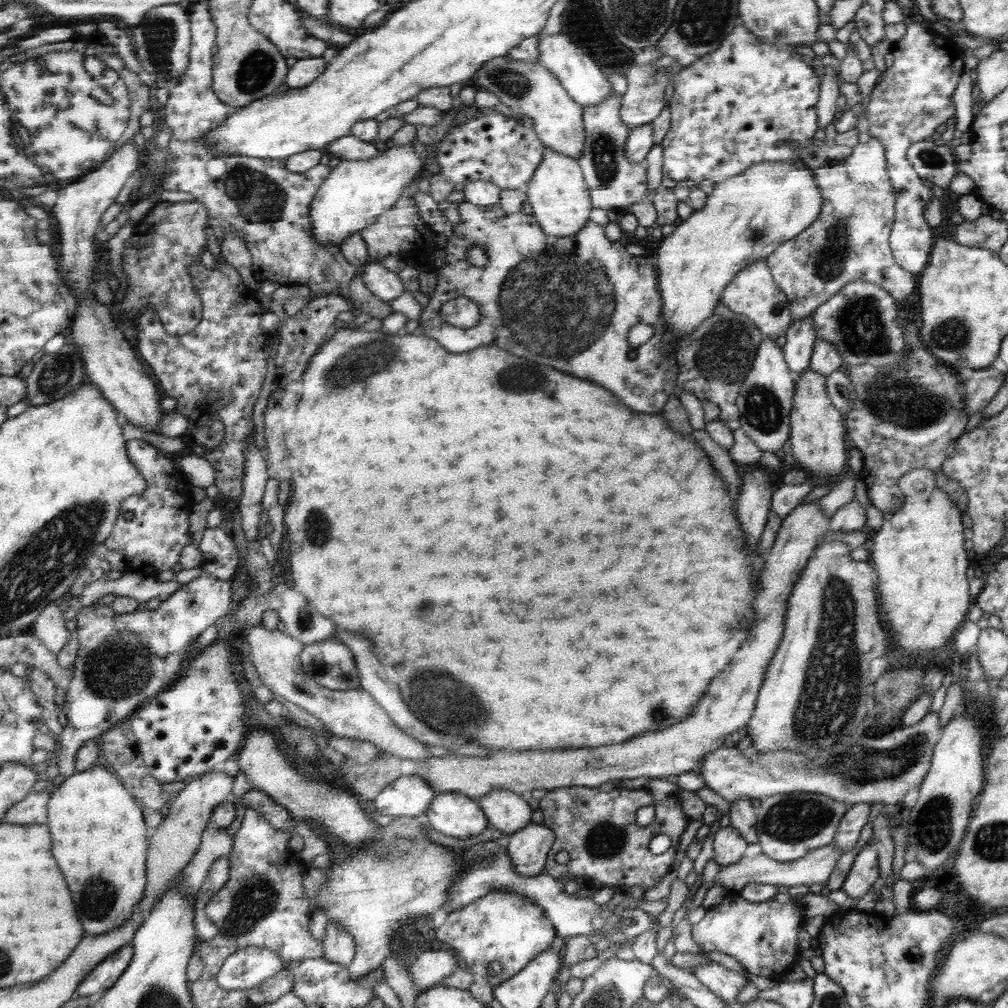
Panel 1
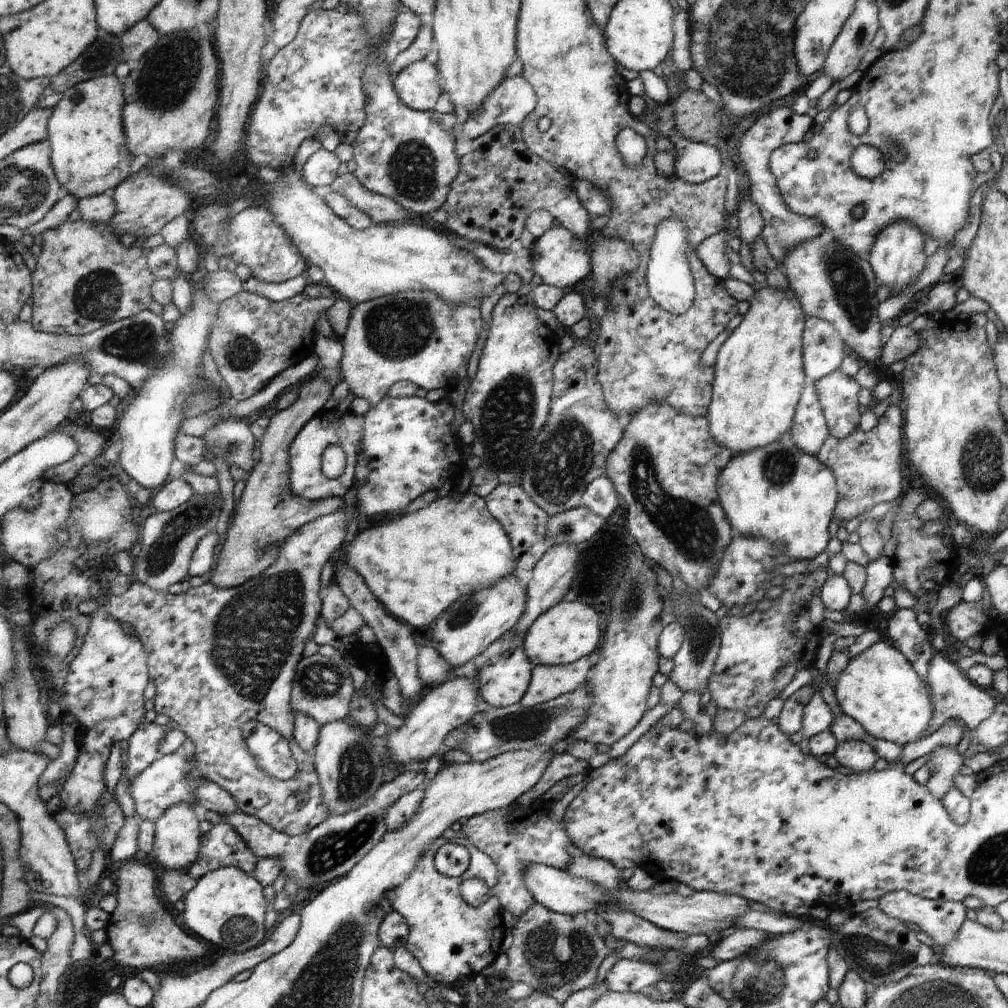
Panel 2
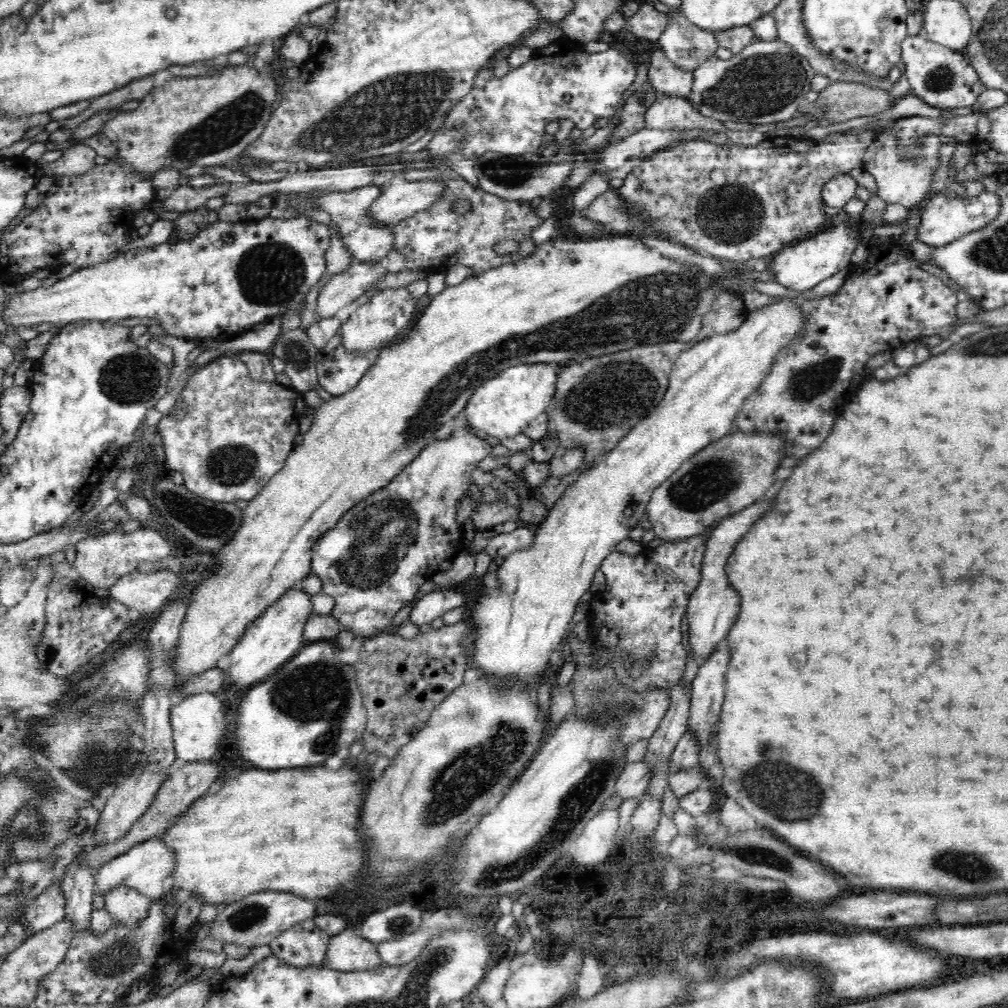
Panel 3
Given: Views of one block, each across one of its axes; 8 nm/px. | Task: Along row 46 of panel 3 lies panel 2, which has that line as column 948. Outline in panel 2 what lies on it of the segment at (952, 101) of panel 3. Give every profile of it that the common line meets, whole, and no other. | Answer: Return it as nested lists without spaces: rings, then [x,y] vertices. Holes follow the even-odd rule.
[[[891,892],[891,894],[883,894],[879,898],[879,906],[877,906],[883,914],[887,914],[893,920],[899,922],[911,922],[915,926],[919,926],[919,930],[923,934],[927,934],[933,940],[933,952],[943,950],[947,944],[953,942],[953,938],[957,936],[961,924],[967,920],[965,918],[965,906],[961,902],[933,902],[933,900],[925,900],[921,896],[915,896],[911,892]]]

